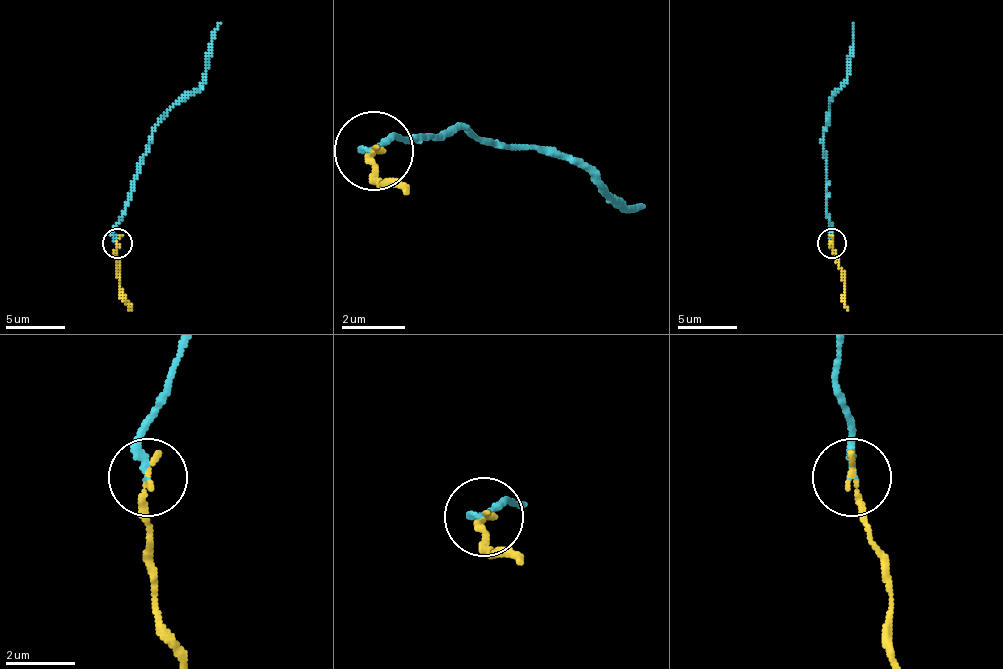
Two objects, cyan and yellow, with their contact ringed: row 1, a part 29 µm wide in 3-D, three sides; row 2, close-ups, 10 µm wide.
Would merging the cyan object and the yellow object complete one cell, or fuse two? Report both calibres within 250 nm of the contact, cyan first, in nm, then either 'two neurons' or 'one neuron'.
200 nm thick on the cyan side, 200 nm on the other; two neurons

